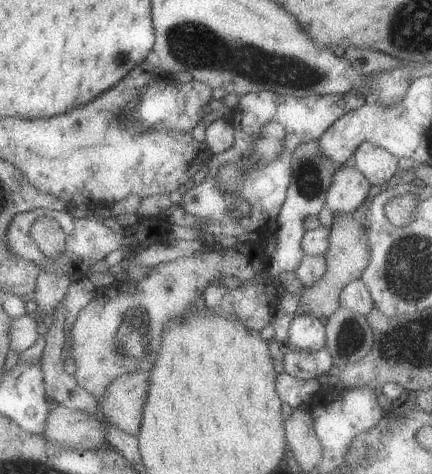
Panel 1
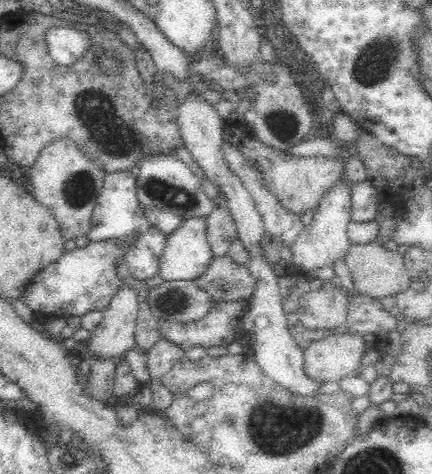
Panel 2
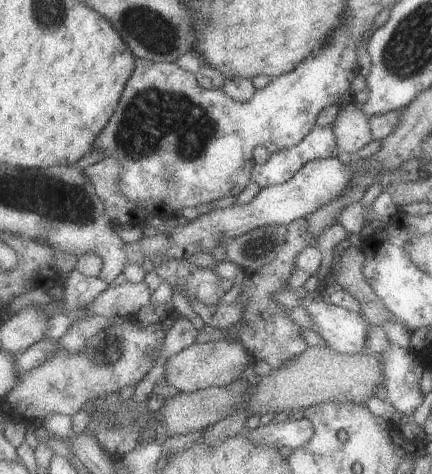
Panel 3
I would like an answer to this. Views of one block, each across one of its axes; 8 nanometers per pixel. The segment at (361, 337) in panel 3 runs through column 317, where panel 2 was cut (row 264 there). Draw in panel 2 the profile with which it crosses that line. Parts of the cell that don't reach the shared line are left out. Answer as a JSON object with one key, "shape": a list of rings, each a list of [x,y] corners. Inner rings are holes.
{"shape":[[[350,158],[346,162],[346,170],[340,176],[340,180],[334,182],[332,188],[326,190],[326,194],[320,198],[312,222],[304,226],[304,230],[294,238],[290,246],[292,266],[296,270],[312,272],[314,268],[334,266],[334,262],[344,260],[346,250],[352,246],[352,242],[348,240],[348,224],[352,222],[352,188],[360,182],[366,182],[366,178],[368,178],[366,166],[358,158]]]}

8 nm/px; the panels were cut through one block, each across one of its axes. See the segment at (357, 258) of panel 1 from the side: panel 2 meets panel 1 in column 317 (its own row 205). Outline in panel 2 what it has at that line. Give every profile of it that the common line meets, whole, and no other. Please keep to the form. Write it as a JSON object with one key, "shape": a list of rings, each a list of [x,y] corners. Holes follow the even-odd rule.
{"shape":[[[246,122],[244,124],[230,124],[230,128],[224,128],[224,140],[230,142],[232,146],[238,146],[238,150],[246,158],[250,158],[254,164],[258,164],[258,170],[262,172],[268,190],[280,200],[282,208],[286,208],[286,210],[290,210],[298,216],[306,214],[308,210],[316,212],[320,198],[344,174],[344,158],[348,158],[346,152],[340,158],[326,158],[326,156],[298,158],[298,156],[276,152],[274,148],[264,146],[262,142],[258,142]]]}

